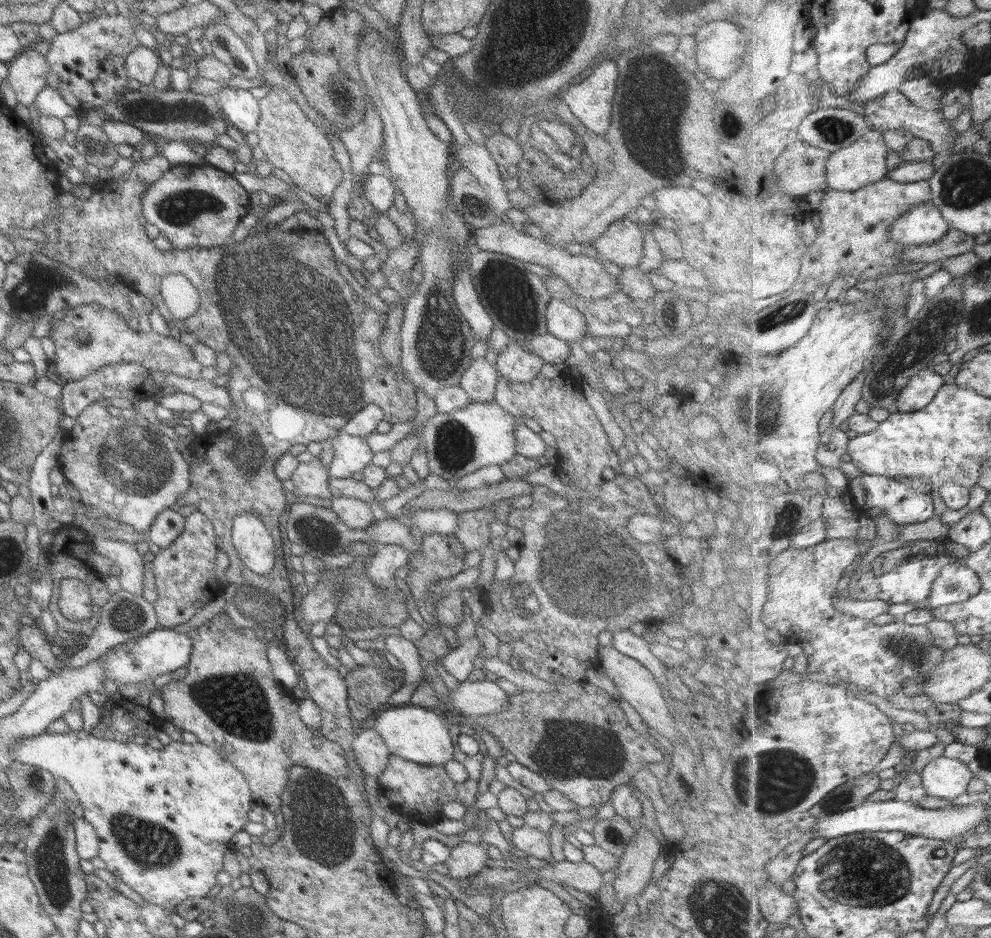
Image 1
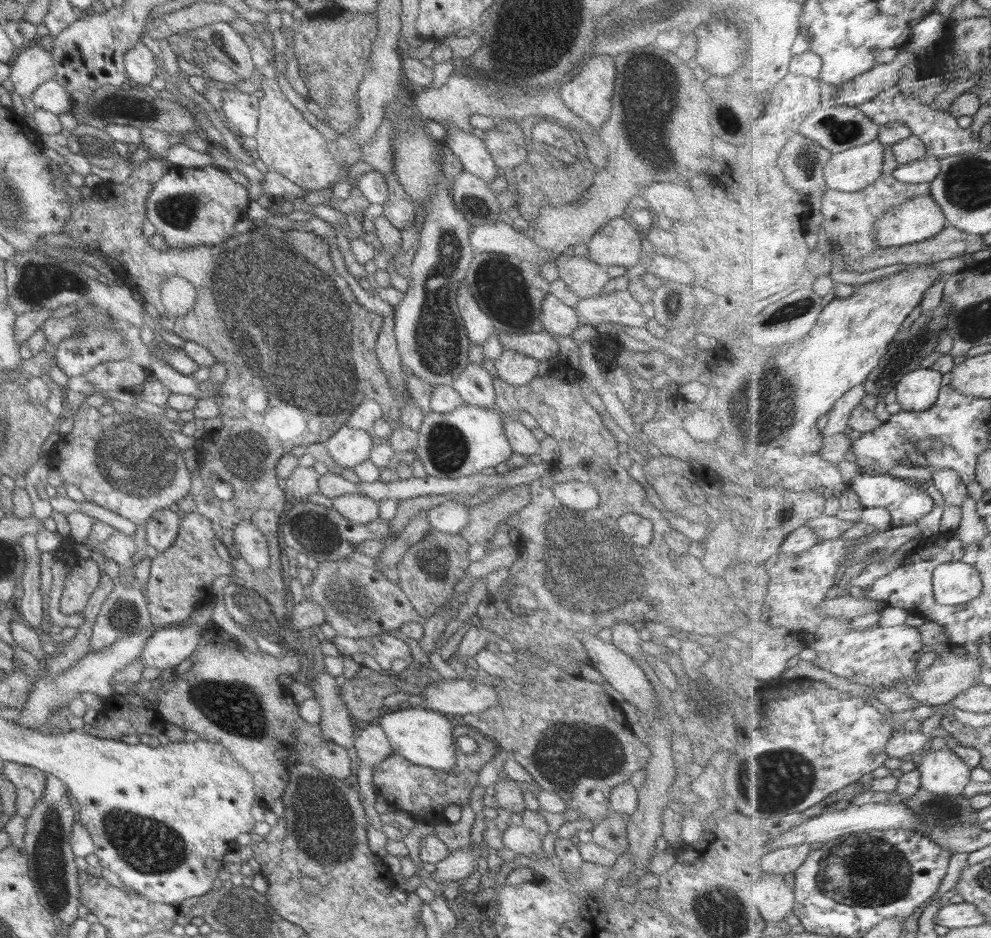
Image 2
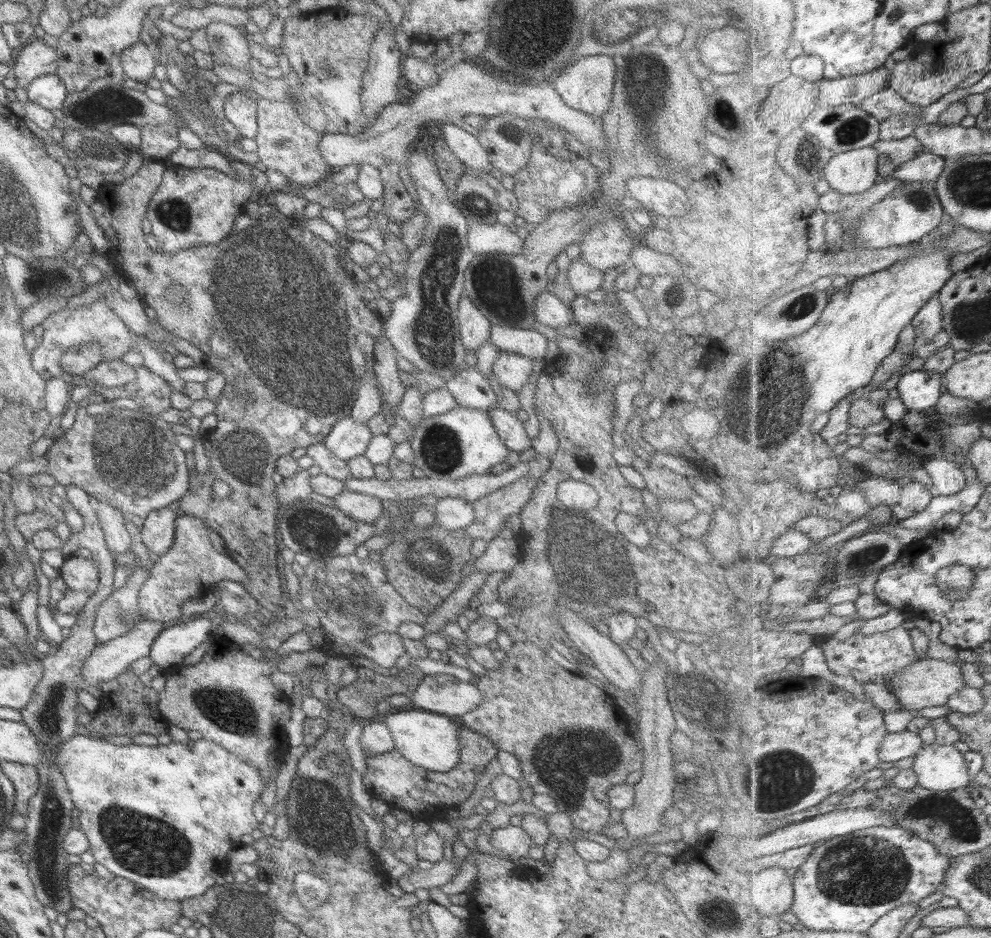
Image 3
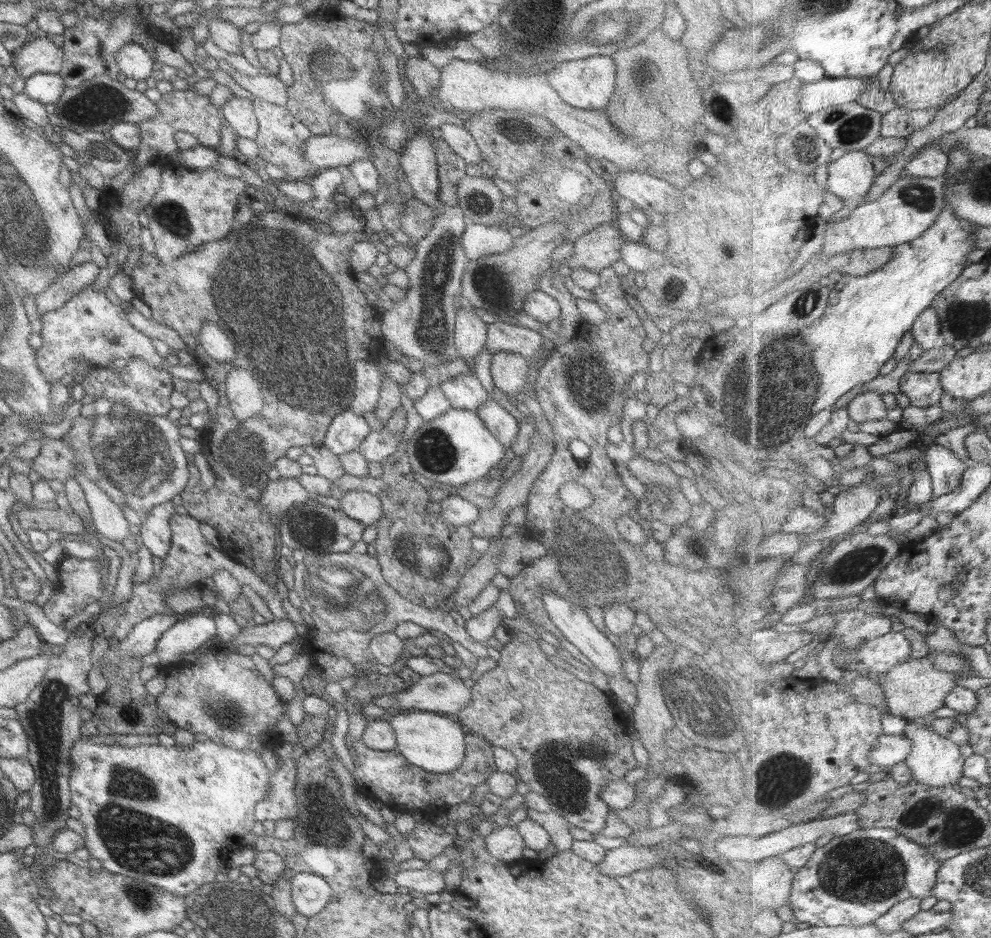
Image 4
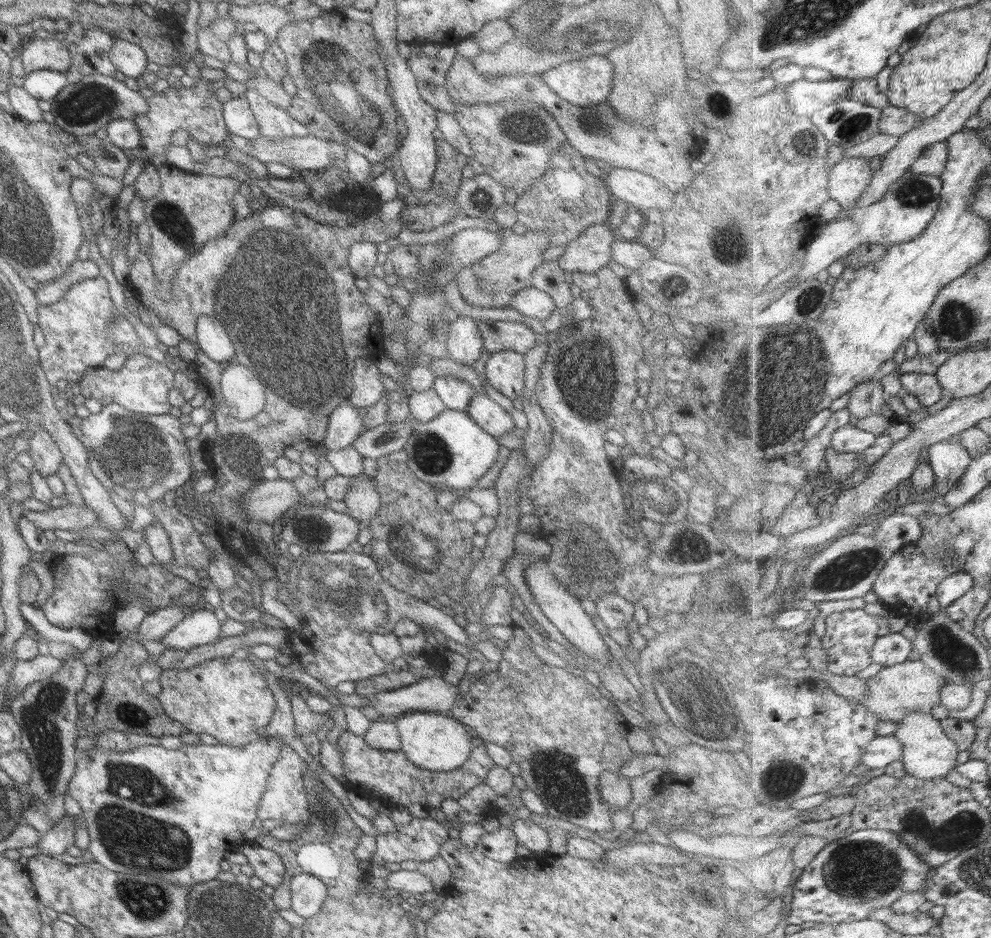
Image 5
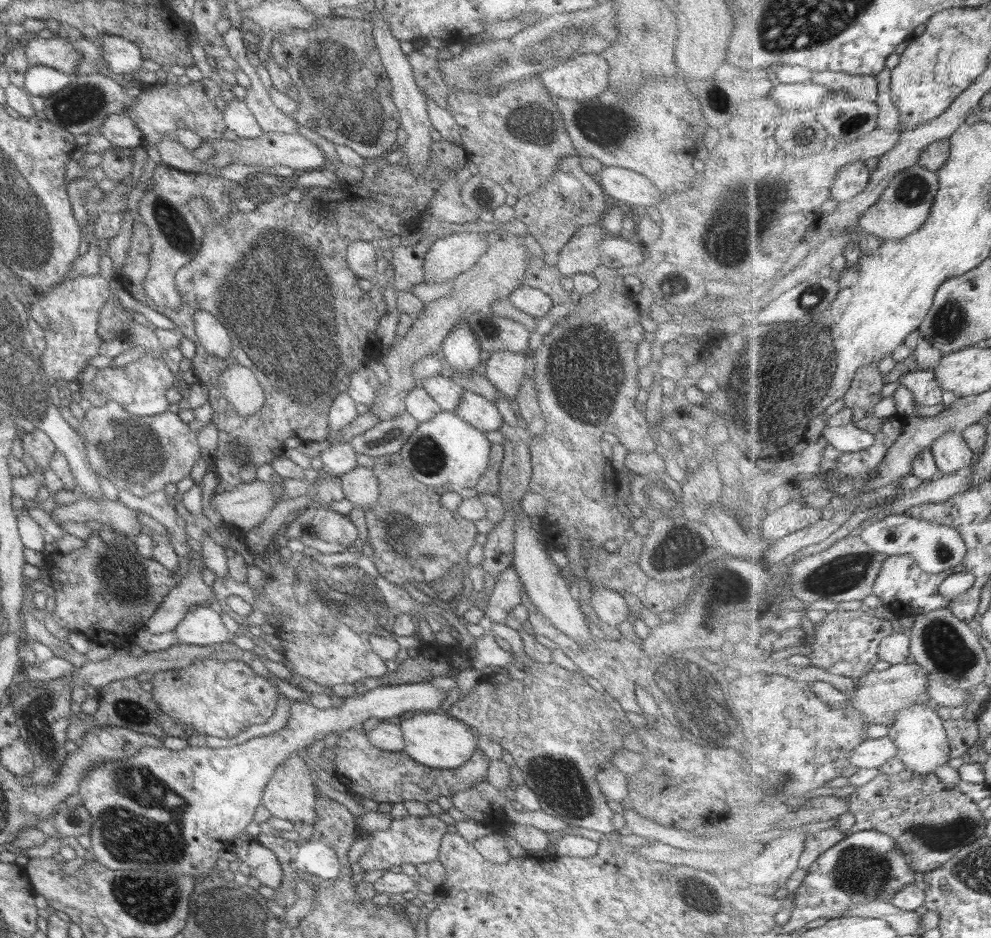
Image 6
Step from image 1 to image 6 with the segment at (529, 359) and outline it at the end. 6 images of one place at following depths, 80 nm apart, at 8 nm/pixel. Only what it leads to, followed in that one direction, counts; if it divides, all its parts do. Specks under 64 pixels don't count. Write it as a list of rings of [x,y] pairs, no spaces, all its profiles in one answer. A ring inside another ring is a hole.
[[[507,351],[491,353],[485,364],[484,378],[500,396],[511,399],[519,391],[527,364],[524,354]]]

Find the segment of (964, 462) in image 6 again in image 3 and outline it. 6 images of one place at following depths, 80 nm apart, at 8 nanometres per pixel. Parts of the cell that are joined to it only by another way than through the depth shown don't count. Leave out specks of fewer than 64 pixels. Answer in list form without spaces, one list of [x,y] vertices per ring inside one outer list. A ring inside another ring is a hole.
[[[938,456],[933,460],[928,460],[928,458],[923,460],[923,467],[930,475],[936,493],[939,496],[953,496],[967,488],[965,472],[961,471],[961,466],[958,466],[956,462],[951,462]]]

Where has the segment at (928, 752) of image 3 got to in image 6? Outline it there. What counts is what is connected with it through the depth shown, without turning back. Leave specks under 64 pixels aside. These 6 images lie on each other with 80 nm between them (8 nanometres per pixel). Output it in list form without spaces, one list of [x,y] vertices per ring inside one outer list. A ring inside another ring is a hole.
[[[918,704],[898,712],[897,720],[890,726],[890,737],[896,740],[899,747],[898,757],[906,764],[907,771],[919,775],[929,775],[935,772],[939,766],[949,762],[951,744],[947,738],[947,732],[943,728],[944,710],[936,704]]]

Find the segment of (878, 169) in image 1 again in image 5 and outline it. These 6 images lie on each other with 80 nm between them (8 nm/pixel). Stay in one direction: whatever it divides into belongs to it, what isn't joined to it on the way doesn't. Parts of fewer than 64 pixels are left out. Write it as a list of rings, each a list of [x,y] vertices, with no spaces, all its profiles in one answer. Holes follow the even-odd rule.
[[[849,157],[838,161],[830,172],[831,199],[840,202],[842,208],[851,208],[869,188],[875,172],[868,158]]]

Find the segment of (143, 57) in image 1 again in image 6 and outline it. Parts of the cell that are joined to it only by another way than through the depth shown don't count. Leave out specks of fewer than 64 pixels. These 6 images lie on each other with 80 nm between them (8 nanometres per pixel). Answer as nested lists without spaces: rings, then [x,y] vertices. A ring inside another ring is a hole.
[[[107,34],[99,38],[102,42],[102,60],[113,74],[133,74],[139,70],[143,58],[135,43]]]

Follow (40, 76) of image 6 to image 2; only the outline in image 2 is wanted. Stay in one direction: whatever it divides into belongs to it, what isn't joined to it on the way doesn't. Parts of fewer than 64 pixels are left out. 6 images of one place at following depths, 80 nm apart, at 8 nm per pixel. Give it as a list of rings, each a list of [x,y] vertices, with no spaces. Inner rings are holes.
[[[50,78],[40,84],[29,96],[35,109],[61,115],[70,113],[71,101],[64,88],[54,79]]]

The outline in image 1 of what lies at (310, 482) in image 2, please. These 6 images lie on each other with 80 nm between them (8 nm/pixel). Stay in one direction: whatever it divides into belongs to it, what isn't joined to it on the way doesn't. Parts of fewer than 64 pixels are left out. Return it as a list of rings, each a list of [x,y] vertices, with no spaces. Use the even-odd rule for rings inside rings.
[[[317,457],[307,463],[298,463],[289,480],[296,488],[299,499],[303,496],[314,496],[329,500],[333,496],[327,486],[328,477],[328,472]]]

